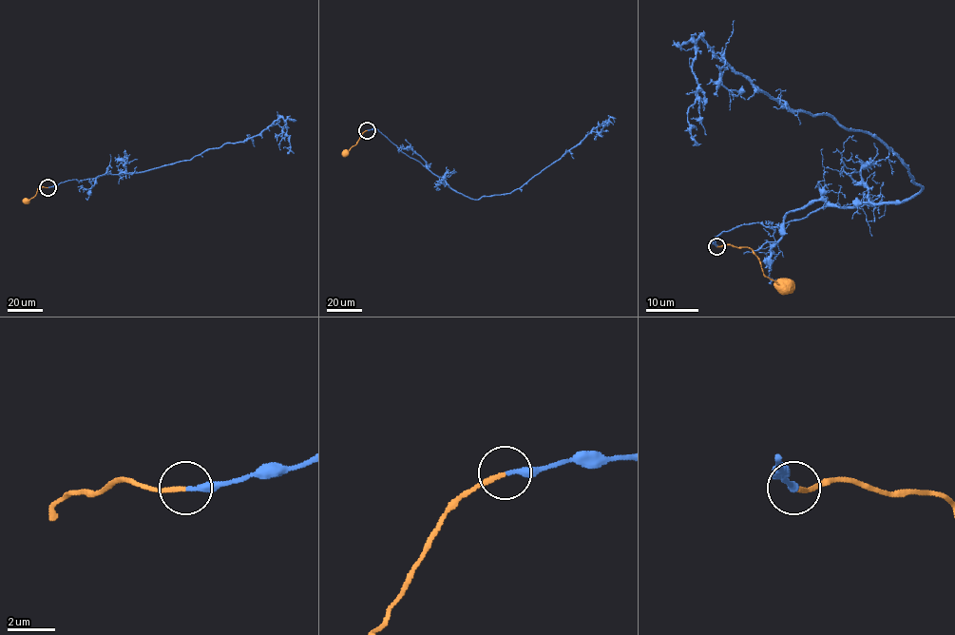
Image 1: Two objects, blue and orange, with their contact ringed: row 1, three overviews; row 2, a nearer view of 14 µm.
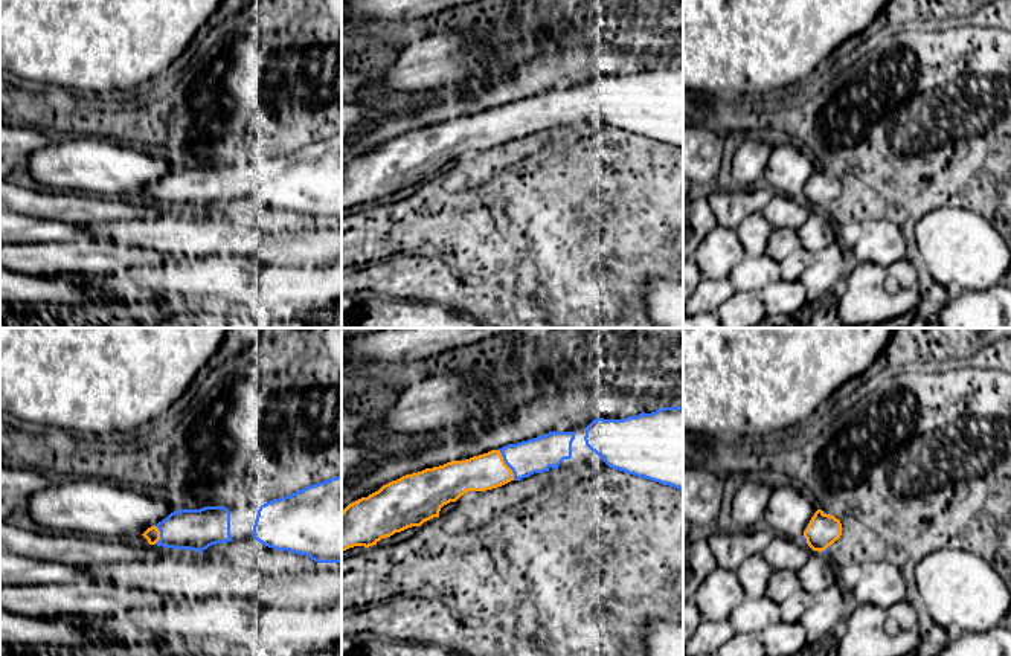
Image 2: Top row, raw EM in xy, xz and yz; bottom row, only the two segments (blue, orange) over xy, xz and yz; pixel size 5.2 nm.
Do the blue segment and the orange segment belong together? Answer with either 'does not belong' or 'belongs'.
belongs

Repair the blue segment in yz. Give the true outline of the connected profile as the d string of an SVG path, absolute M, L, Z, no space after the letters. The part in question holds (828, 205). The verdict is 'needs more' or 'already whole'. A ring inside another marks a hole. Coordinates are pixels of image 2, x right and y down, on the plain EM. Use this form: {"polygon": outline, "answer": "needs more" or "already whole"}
{"polygon": "M817 168L804 189L804 200L813 207L826 212L842 194L842 182L834 174Z", "answer": "needs more"}

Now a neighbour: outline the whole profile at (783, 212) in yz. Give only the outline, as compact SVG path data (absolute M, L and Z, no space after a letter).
M775 192L761 211L773 229L799 230L811 211L810 204L801 204L791 197Z

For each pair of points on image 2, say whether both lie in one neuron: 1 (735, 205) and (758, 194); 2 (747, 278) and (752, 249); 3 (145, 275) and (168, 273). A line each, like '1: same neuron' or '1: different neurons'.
1: same neuron
2: different neurons
3: same neuron

